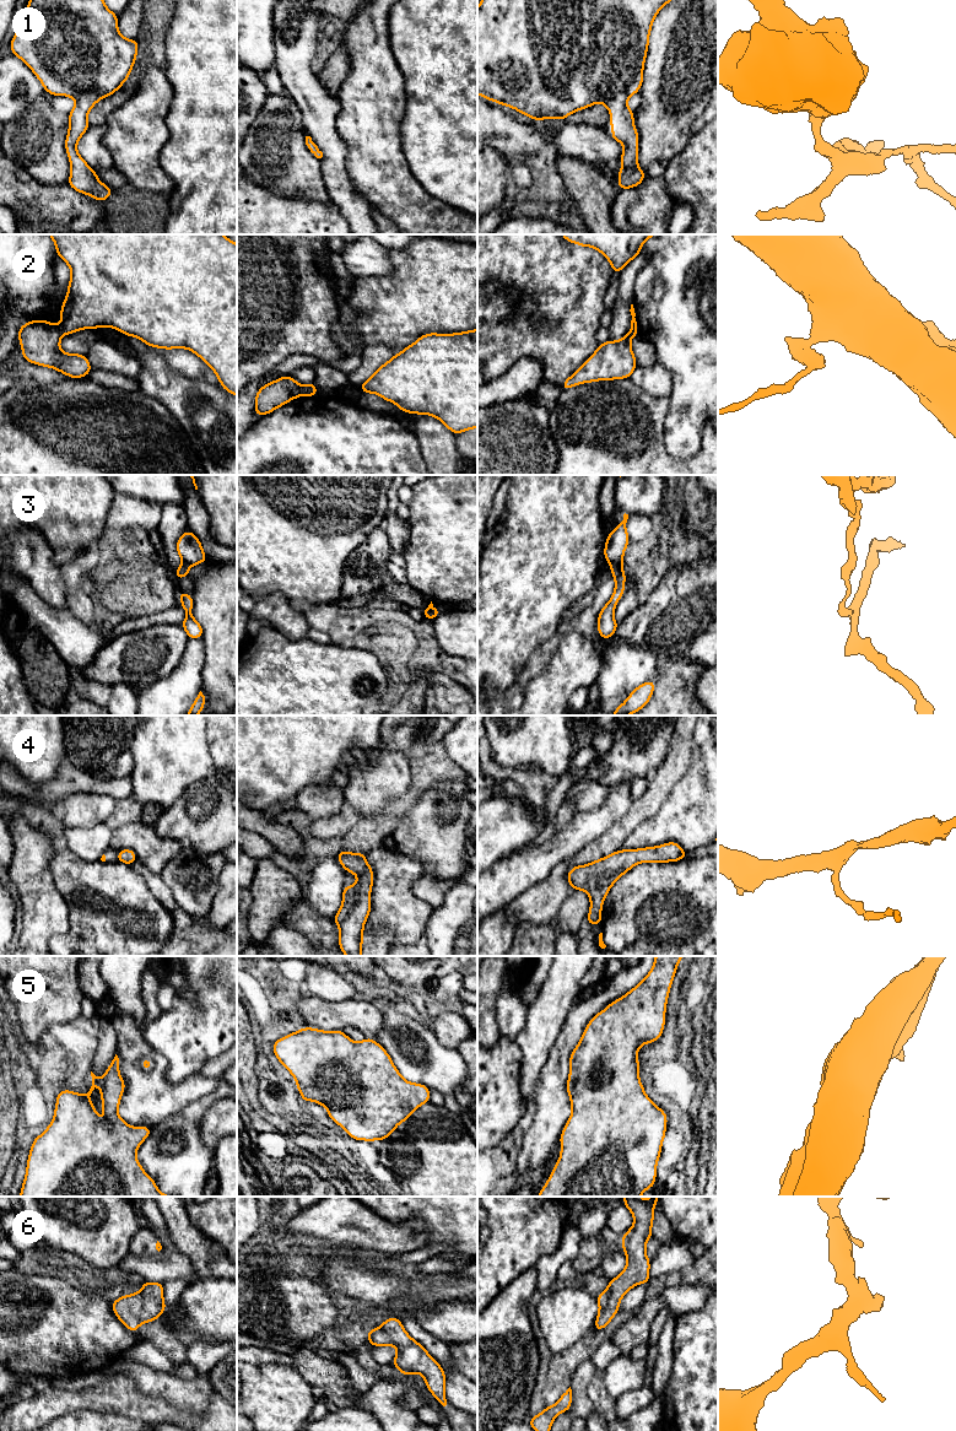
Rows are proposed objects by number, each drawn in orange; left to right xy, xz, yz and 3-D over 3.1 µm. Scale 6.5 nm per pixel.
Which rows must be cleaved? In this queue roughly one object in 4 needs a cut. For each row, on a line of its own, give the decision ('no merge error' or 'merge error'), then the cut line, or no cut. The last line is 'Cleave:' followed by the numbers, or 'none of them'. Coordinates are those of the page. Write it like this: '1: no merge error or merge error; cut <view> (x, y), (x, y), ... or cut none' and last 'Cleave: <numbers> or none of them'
1: no merge error; cut none
2: merge error; cut xy (59, 325), (64, 333)
3: merge error; cut yz (621, 563), (610, 565)
4: no merge error; cut none
5: no merge error; cut none
6: no merge error; cut none
Cleave: 2, 3

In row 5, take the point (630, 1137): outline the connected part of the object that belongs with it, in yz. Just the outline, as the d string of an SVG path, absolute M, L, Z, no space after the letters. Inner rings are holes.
M655 956L646 978L598 1012L587 1025L569 1057L566 1087L572 1114L560 1136L561 1155L538 1197L641 1197L646 1189L654 1187L668 1117L644 1092L639 1081L637 1052L644 1043L653 1043L661 1037L668 995L682 957Z

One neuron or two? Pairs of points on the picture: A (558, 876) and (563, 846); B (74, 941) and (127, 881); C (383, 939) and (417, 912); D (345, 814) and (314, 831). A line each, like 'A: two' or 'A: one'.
A: two
B: one
C: two
D: one

